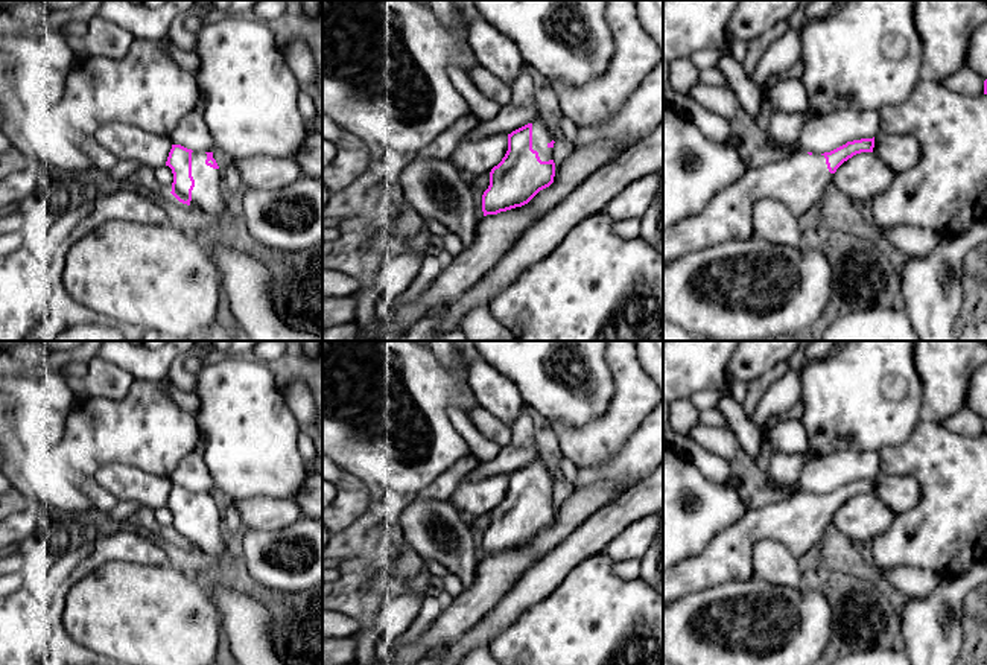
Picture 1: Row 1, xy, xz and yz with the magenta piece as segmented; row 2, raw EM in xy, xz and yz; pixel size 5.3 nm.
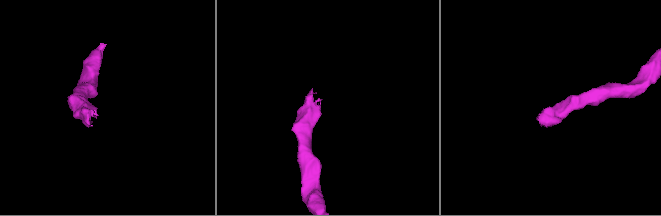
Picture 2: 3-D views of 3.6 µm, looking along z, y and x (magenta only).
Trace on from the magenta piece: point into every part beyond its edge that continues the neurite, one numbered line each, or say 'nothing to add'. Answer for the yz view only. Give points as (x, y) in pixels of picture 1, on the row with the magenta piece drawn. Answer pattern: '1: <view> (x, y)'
1: yz (799, 180)

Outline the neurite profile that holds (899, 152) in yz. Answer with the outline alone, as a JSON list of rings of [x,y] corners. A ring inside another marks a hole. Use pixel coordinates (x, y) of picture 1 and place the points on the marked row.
[[[879,132],[874,137],[873,154],[897,173],[919,161],[920,143],[911,135]]]

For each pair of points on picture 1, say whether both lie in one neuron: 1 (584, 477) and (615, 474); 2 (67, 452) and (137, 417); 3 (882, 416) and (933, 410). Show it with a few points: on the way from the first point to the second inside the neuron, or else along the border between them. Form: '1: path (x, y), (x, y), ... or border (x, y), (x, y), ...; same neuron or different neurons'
1: path (592, 474), (607, 474); same neuron
2: path (84, 448), (101, 431), (120, 431); same neuron
3: border (919, 376), (922, 387), (920, 419); different neurons

